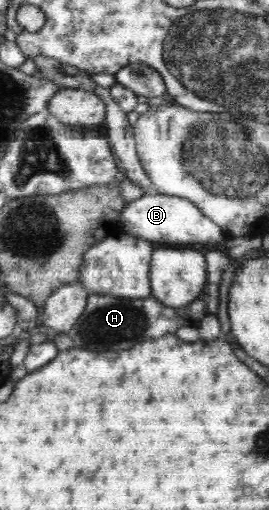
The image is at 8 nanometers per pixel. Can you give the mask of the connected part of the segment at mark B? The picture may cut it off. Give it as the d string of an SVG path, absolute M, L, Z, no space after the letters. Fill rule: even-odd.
M166 194L150 195L130 201L120 212L118 228L150 242L164 244L220 242L226 233L212 219L186 198Z

